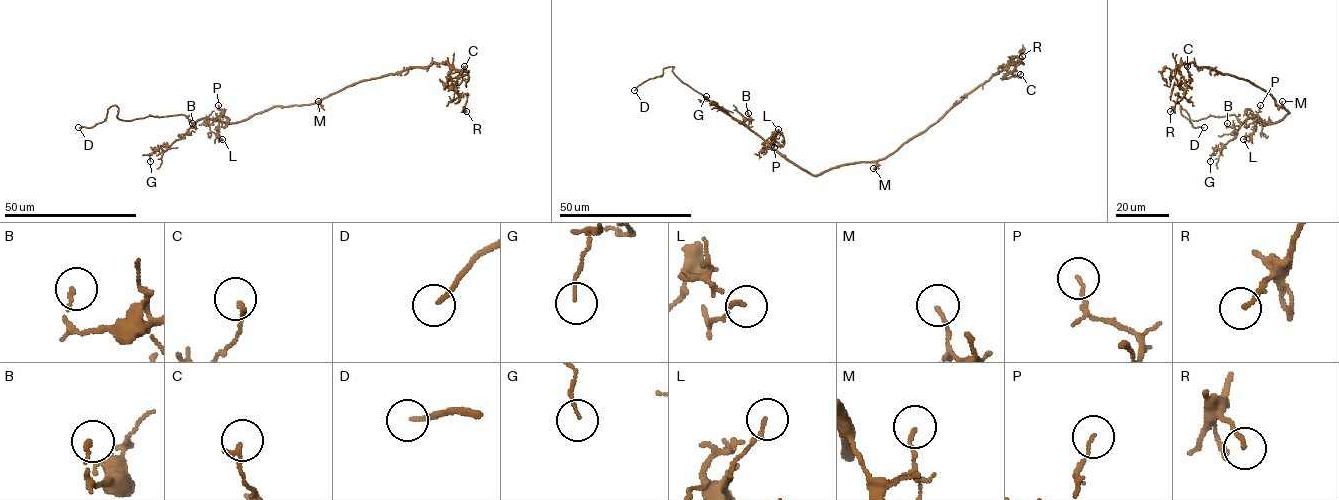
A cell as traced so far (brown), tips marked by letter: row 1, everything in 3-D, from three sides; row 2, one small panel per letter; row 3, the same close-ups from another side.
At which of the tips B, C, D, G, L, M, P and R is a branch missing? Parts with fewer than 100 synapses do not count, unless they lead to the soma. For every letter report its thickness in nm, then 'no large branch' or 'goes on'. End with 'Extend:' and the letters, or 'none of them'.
B: 110 nm thick; no large branch
C: 160 nm thick; no large branch
D: 140 nm thick; goes on
G: 70 nm thick; no large branch
L: 100 nm thick; no large branch
M: 110 nm thick; no large branch
P: 90 nm thick; no large branch
R: 150 nm thick; no large branch
Extend: D

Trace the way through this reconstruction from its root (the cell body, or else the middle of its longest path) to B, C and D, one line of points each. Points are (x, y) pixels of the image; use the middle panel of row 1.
B: (835, 167), (812, 175), (796, 166), (748, 127), (748, 113)
C: (835, 167), (885, 158), (937, 122), (1006, 66), (1005, 78), (1020, 74)
D: (835, 167), (812, 175), (788, 161), (744, 124), (684, 84), (673, 66), (634, 90)

